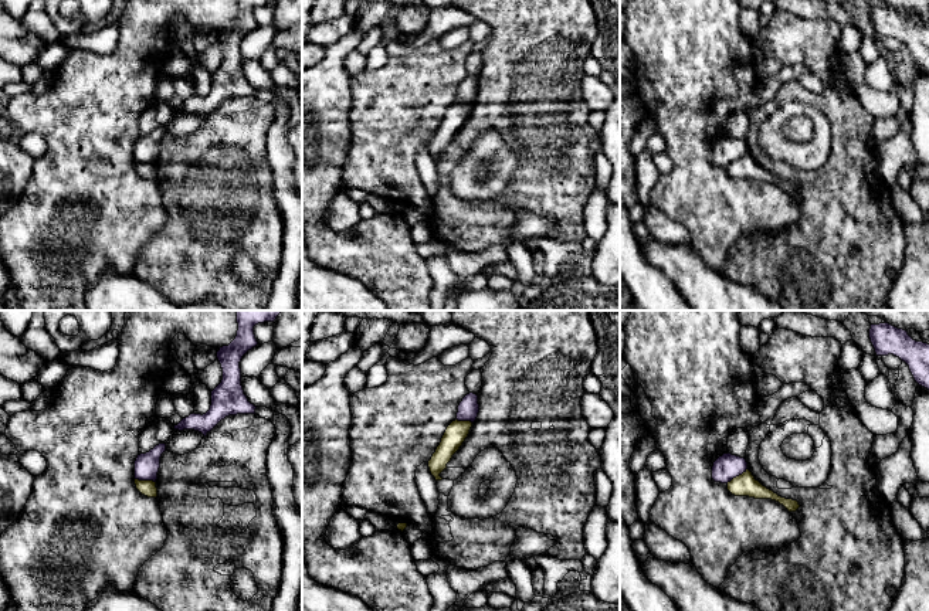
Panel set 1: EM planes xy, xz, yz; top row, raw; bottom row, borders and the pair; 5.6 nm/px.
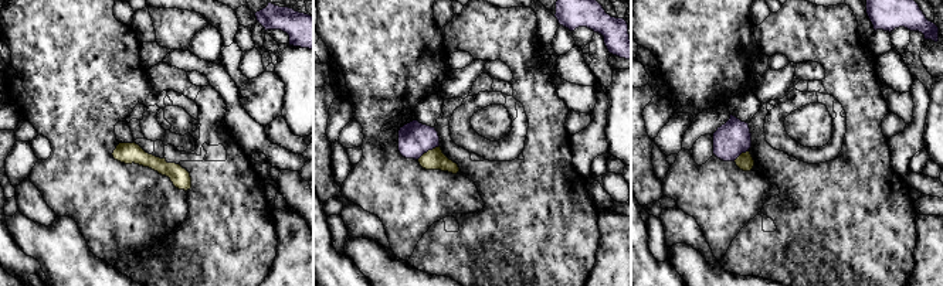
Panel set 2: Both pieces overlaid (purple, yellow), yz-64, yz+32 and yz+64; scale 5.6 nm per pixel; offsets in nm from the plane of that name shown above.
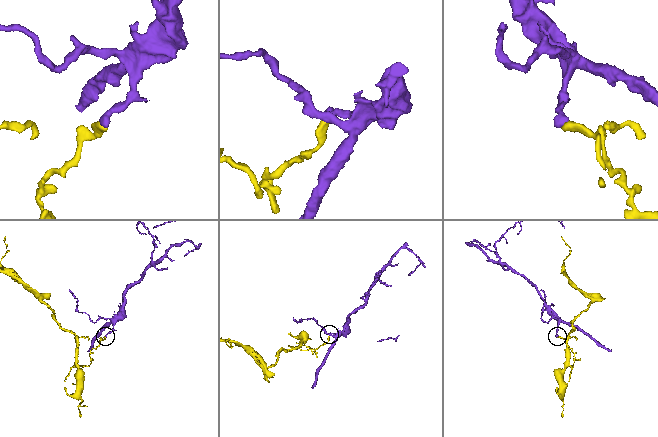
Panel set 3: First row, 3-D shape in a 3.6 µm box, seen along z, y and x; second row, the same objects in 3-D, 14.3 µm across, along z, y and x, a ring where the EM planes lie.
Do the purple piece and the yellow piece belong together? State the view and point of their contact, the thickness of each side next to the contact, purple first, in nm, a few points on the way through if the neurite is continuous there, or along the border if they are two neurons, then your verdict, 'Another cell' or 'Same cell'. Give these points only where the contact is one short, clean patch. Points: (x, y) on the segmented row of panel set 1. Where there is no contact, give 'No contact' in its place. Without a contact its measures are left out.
Touches purple at yz (736, 475). Thickness 150 nm (purple) against 130 nm. Boundary: yz (746, 468), (726, 482). Another cell

